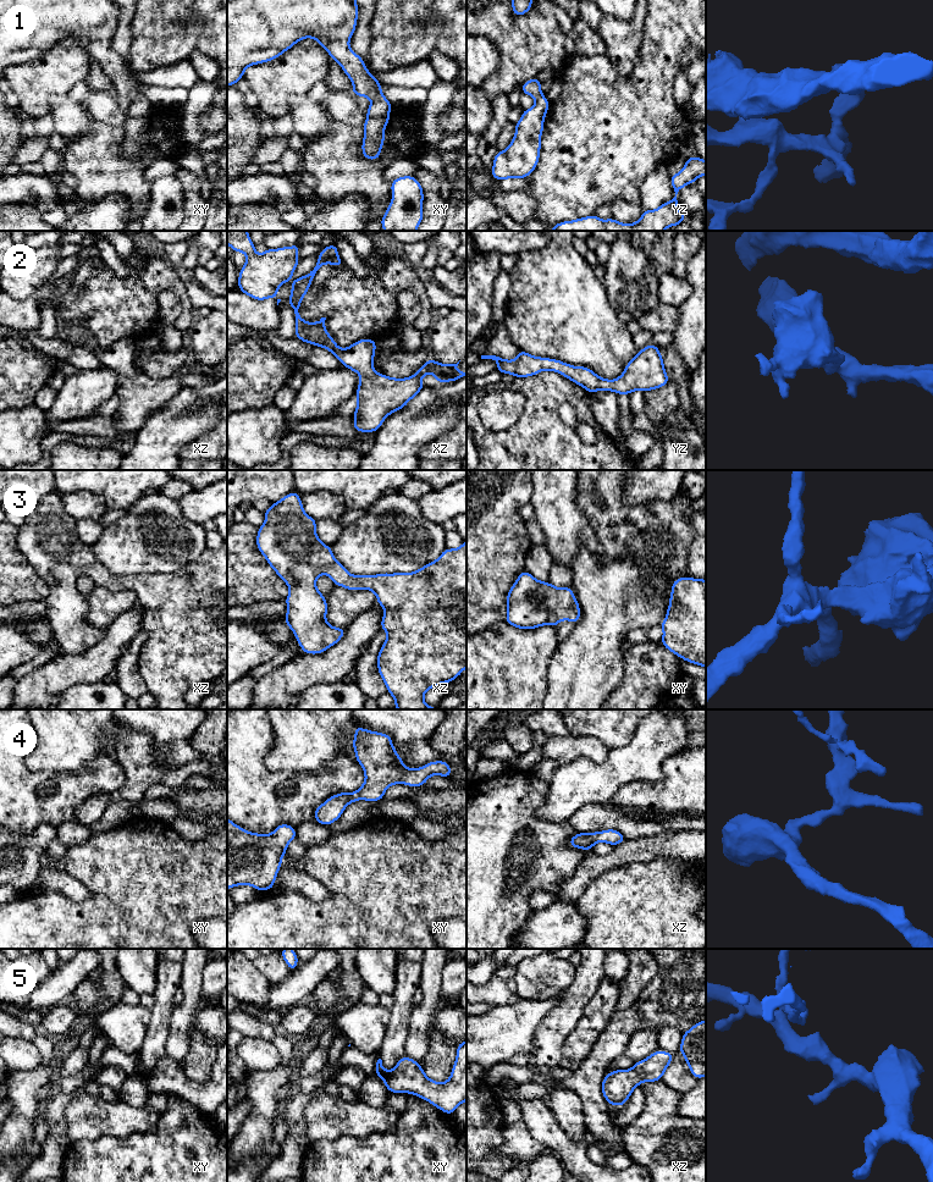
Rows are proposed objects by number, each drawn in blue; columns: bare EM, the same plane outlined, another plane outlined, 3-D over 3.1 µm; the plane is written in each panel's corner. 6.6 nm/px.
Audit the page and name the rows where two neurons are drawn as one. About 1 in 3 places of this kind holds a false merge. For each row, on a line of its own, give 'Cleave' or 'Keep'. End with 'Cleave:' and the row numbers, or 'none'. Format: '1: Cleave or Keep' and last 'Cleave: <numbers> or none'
1: Cleave
2: Keep
3: Keep
4: Keep
5: Keep
Cleave: 1

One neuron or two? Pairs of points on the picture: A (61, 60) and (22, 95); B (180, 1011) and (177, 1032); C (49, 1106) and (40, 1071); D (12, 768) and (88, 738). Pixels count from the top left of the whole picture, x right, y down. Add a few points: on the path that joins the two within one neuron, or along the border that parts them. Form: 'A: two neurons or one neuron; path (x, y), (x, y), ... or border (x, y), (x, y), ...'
A: one neuron; path (51, 70), (32, 87)
B: one neuron; path (180, 1016), (180, 1027)
C: two neurons; border (42, 1105), (38, 1115)
D: two neurons; border (25, 760), (25, 763), (32, 769), (53, 772)

